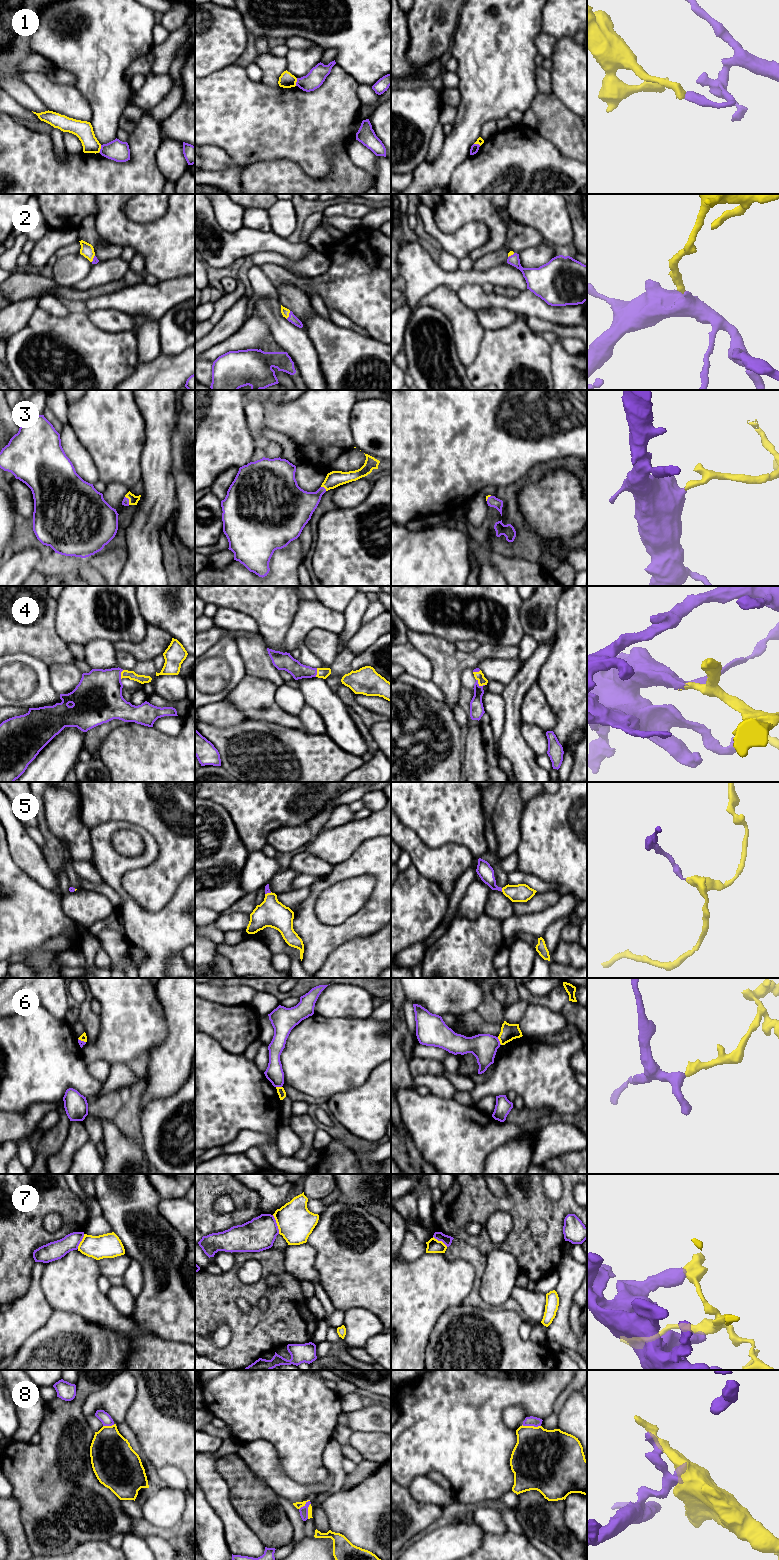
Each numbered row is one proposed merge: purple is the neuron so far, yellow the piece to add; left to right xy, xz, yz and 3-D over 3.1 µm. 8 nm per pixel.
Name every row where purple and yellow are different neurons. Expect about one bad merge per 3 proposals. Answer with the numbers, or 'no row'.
1, 6, 7, 8

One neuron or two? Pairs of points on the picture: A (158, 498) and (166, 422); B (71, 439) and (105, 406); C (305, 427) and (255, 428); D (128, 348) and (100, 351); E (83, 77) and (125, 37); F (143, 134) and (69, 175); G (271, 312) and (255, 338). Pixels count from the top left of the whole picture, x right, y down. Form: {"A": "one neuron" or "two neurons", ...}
{"A": "one neuron", "B": "two neurons", "C": "two neurons", "D": "one neuron", "E": "one neuron", "F": "one neuron", "G": "two neurons"}

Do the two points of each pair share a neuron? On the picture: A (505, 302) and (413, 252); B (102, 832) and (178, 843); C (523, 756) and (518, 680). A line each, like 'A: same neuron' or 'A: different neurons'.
A: different neurons
B: different neurons
C: same neuron

